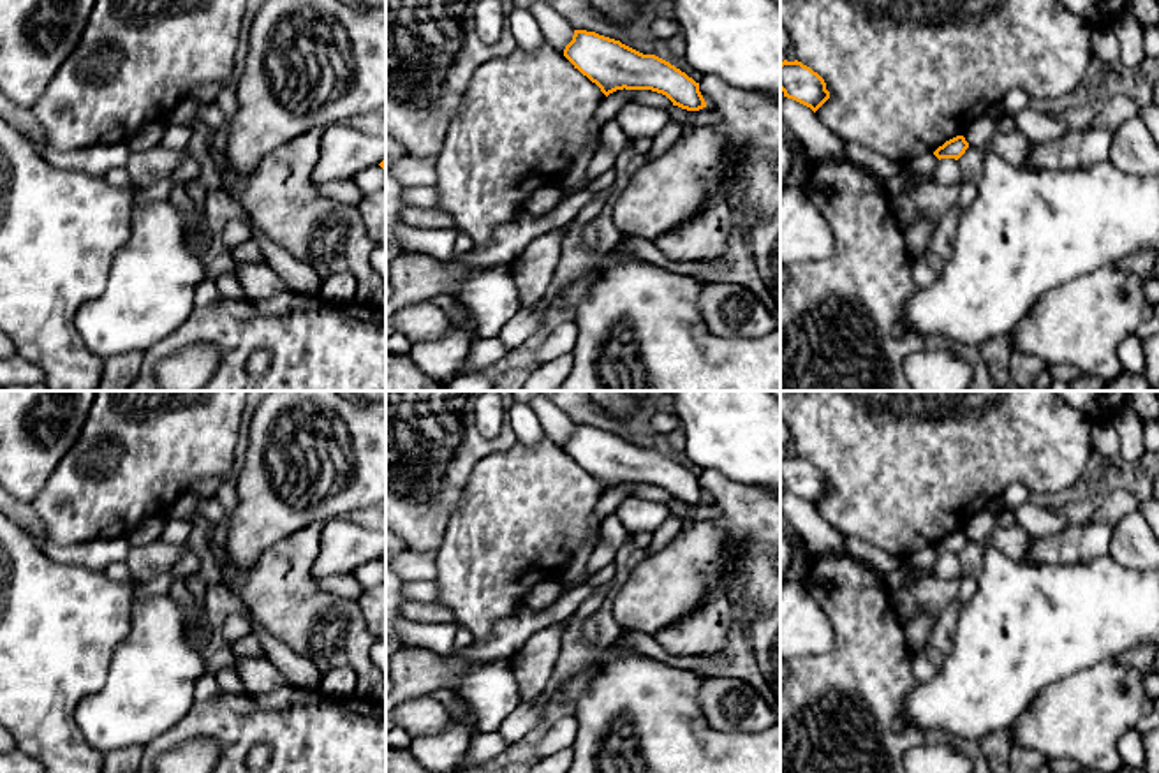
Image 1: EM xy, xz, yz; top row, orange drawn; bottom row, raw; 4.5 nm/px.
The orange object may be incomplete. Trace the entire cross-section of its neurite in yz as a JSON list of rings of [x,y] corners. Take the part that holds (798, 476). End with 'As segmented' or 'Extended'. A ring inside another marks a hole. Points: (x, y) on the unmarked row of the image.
[[[798,454],[780,458],[780,484],[814,507],[830,493],[824,474]]]. As segmented

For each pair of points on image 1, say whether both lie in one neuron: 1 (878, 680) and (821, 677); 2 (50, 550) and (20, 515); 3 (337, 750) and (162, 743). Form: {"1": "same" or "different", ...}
{"1": "same", "2": "same", "3": "same"}

